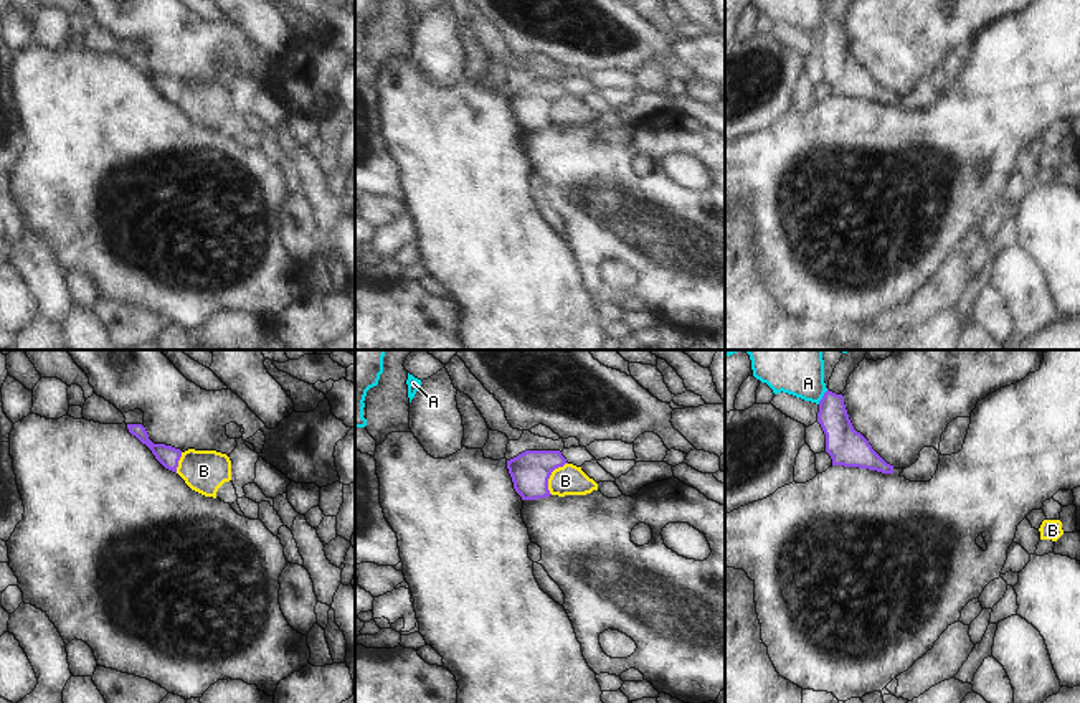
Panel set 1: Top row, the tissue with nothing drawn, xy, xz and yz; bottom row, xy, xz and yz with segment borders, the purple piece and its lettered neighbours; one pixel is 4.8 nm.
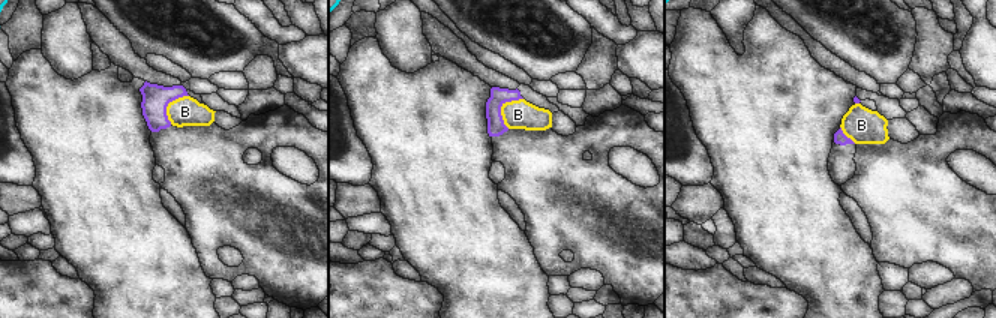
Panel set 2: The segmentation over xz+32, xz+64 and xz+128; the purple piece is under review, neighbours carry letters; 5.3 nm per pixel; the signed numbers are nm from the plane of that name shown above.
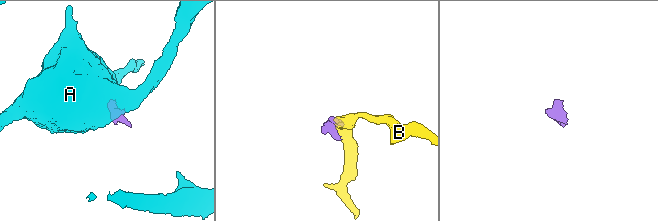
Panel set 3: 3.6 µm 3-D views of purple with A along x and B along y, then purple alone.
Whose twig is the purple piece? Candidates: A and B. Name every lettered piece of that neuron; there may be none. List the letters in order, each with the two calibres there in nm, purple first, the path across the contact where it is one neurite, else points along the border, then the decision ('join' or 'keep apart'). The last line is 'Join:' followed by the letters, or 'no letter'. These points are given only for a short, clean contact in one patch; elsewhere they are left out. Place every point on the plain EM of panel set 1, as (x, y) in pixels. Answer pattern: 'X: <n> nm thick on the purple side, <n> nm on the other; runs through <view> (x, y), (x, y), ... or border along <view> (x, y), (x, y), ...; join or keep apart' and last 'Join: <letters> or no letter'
A: 180 nm thick on the purple side, 150 nm on the other; border along yz (828, 20), (818, 33); keep apart
B: 190 nm thick on the purple side, 140 nm on the other; join
Join: B

